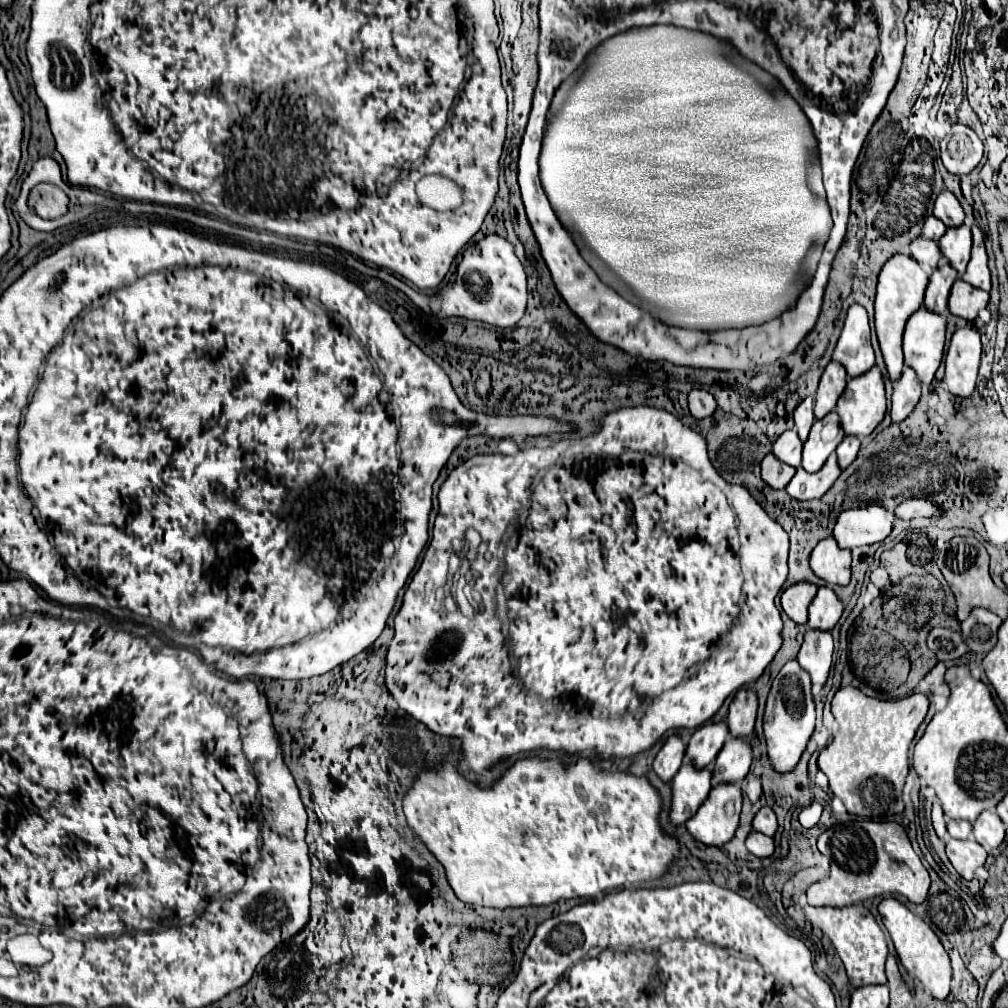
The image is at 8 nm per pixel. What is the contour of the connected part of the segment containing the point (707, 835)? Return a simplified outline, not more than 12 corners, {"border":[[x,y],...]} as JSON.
{"border":[[712,787],[686,823],[706,847],[724,847],[738,827],[742,791]]}

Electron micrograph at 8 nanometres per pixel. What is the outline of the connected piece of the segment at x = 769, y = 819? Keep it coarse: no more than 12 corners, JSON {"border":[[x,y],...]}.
{"border":[[762,807],[752,829],[774,837],[778,829],[774,811]]}

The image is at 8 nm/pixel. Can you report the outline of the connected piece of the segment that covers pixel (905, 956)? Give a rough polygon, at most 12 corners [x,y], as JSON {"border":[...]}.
{"border":[[894,897],[878,911],[904,969],[936,999],[952,967],[936,933]]}

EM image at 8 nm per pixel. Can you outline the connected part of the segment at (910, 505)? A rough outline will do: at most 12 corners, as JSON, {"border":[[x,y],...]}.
{"border":[[906,499],[894,511],[898,519],[938,515],[928,499]]}

